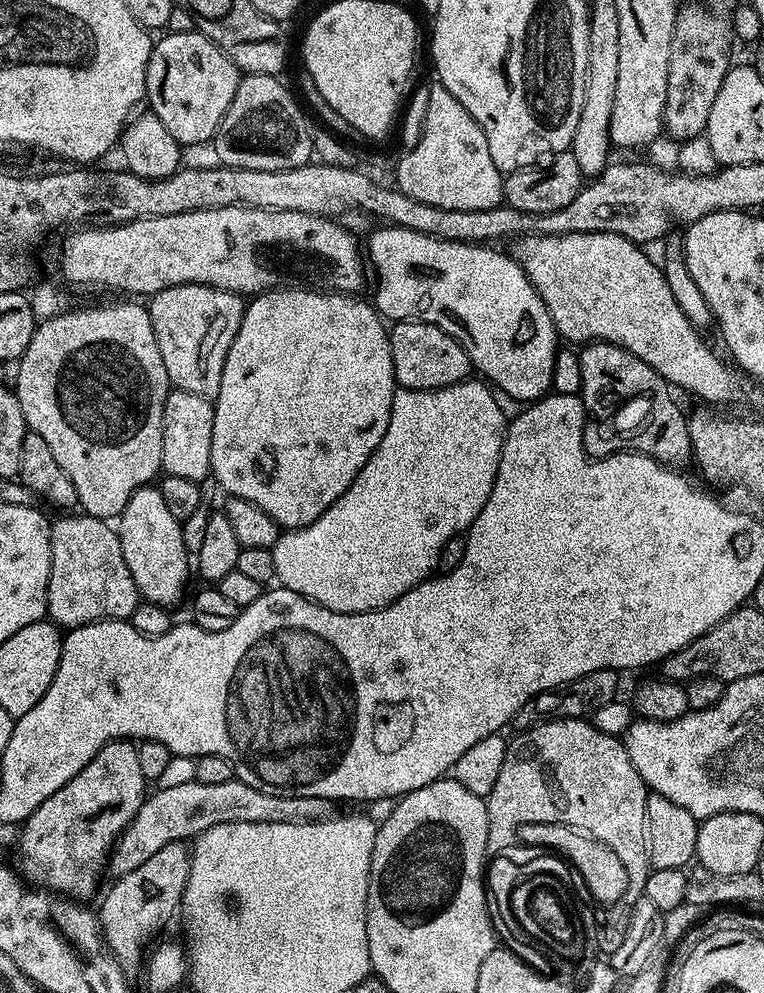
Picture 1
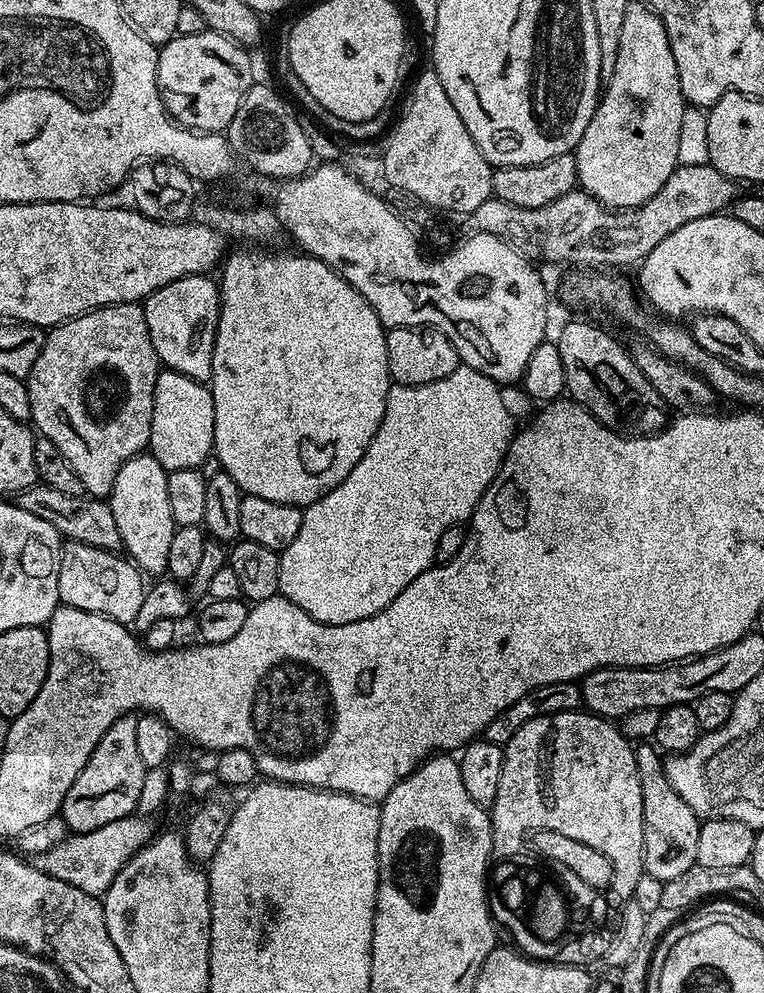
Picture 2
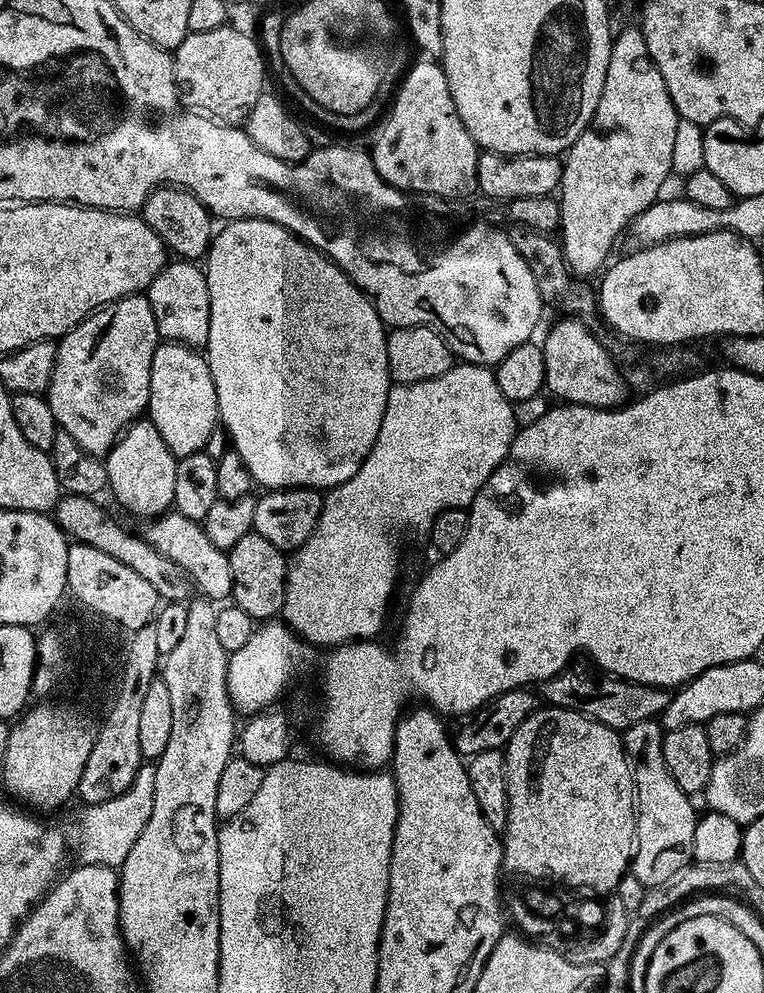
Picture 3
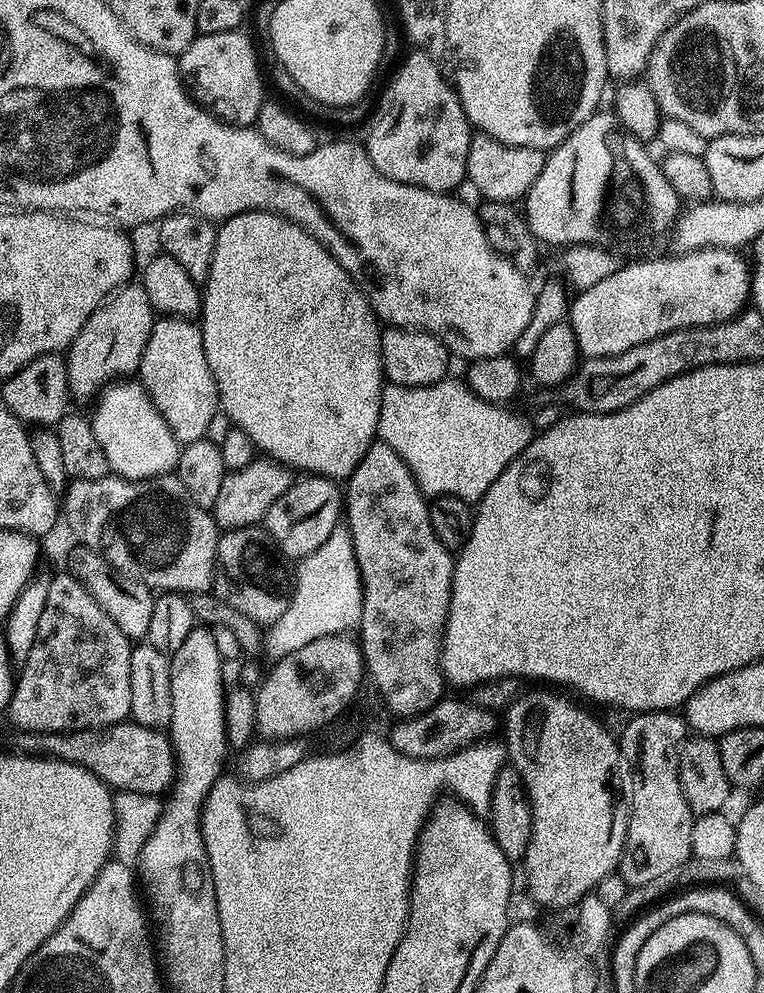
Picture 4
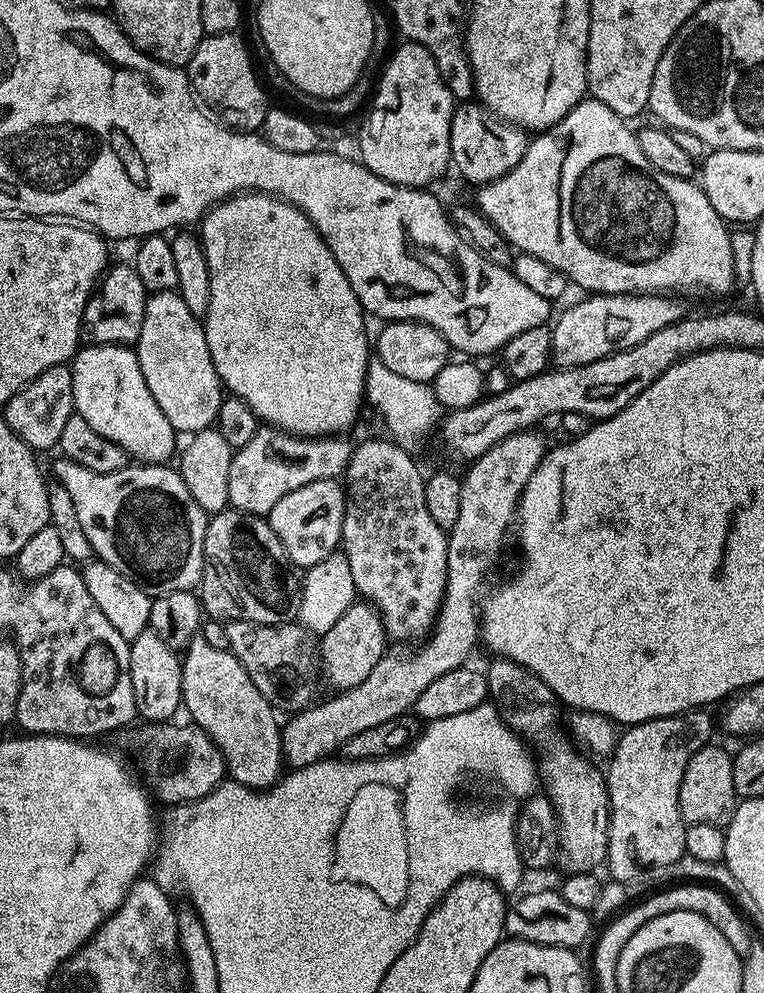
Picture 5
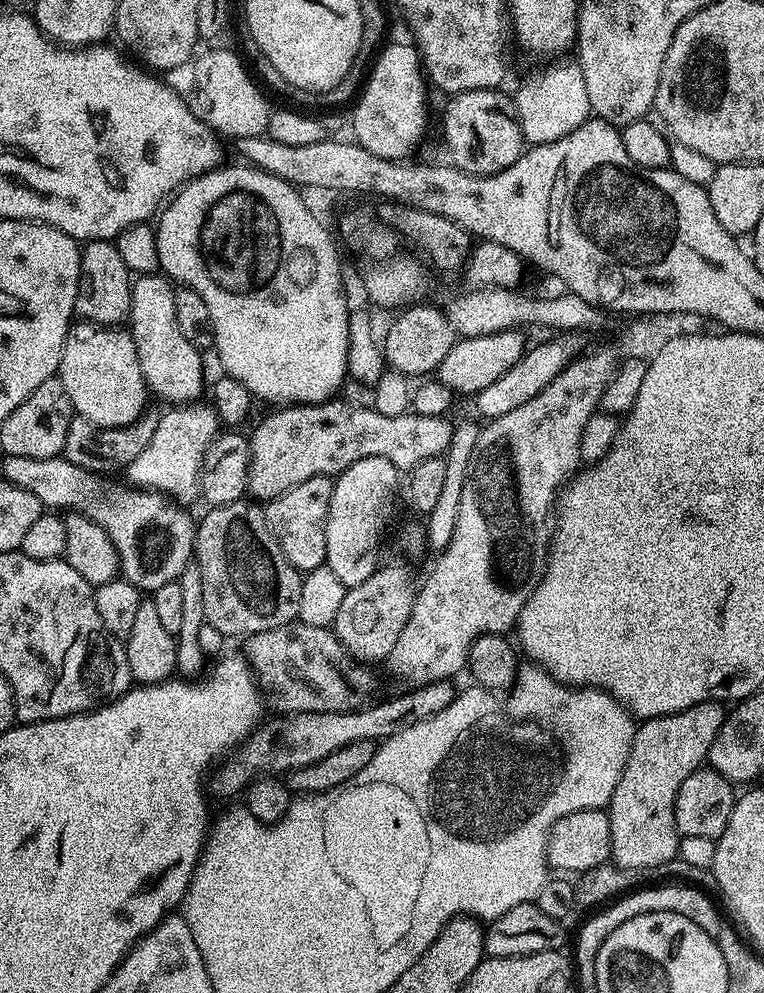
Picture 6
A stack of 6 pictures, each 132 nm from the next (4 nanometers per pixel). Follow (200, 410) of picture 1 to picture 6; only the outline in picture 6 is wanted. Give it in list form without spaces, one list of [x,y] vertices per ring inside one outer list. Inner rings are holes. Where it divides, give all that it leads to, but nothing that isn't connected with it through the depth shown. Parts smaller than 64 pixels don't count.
[[[163,274],[136,276],[132,282],[130,306],[130,331],[134,346],[138,350],[138,362],[142,366],[142,378],[148,384],[153,397],[161,396],[172,406],[190,404],[205,395],[204,360],[201,349],[195,348],[186,340],[178,328],[178,314],[174,312],[173,281]]]

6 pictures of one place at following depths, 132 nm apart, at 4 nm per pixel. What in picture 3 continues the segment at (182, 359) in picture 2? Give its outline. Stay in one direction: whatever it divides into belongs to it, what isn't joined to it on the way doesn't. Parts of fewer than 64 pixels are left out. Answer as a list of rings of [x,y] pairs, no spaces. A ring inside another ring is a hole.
[[[179,258],[165,263],[162,271],[155,276],[146,290],[150,310],[154,310],[154,322],[158,326],[158,334],[165,341],[184,344],[187,348],[203,349],[210,334],[210,290],[206,286],[204,269],[199,263]]]

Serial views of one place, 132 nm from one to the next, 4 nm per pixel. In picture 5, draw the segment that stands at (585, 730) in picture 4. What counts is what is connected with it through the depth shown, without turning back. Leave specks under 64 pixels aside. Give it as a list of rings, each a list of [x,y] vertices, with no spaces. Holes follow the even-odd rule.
[[[496,658],[491,661],[493,664],[486,668],[488,678],[488,695],[494,701],[496,708],[500,712],[500,717],[506,722],[506,726],[511,732],[525,741],[540,744],[540,756],[538,752],[538,776],[542,781],[543,791],[546,793],[549,802],[556,811],[556,821],[560,823],[560,847],[558,849],[558,864],[565,869],[565,873],[591,872],[599,869],[605,863],[608,855],[608,823],[610,822],[610,810],[608,809],[608,781],[605,773],[600,772],[591,764],[583,751],[578,750],[567,735],[563,736],[560,732],[548,732],[544,736],[544,716],[552,716],[558,709],[556,695],[526,666],[522,666],[513,660]]]

